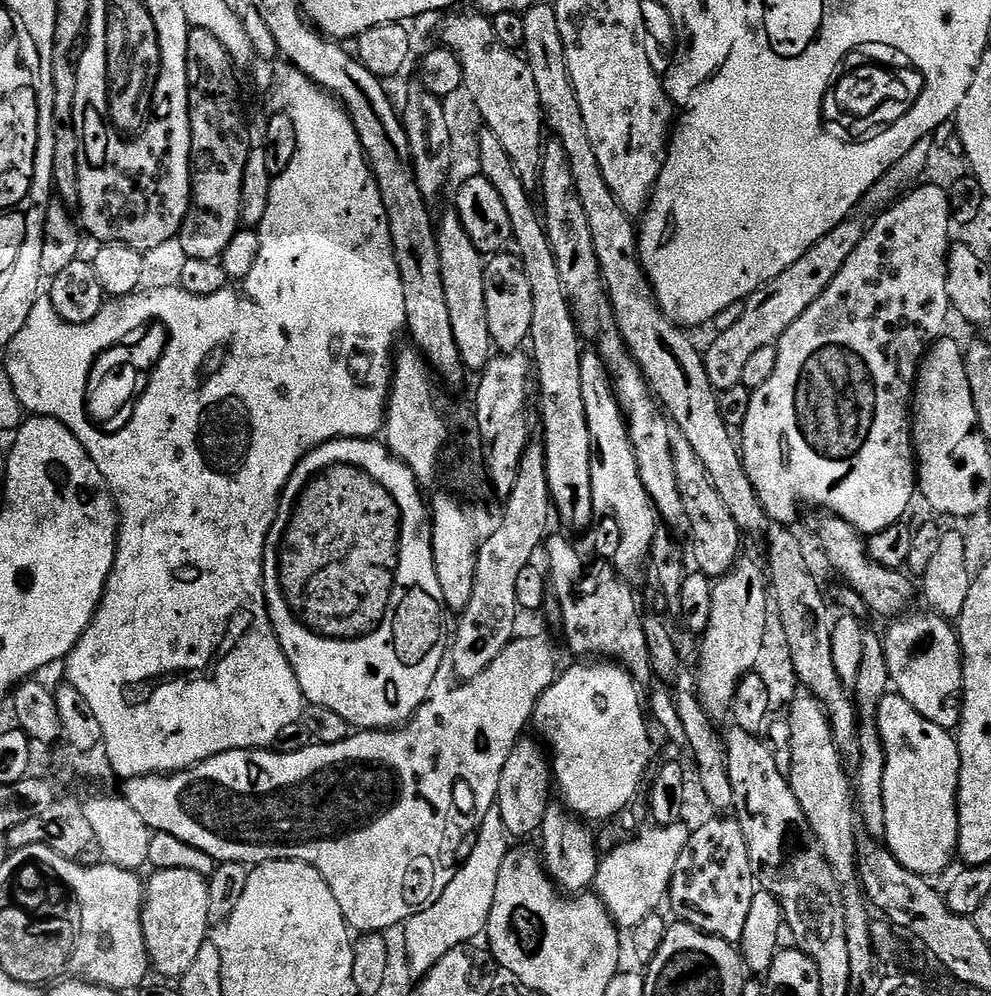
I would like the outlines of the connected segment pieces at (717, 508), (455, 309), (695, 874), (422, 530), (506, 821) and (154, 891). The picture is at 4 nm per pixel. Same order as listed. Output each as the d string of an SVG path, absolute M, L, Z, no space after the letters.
M683 440L679 441L672 449L672 456L676 466L677 490L680 492L680 512L688 519L688 536L692 539L695 567L709 578L719 578L737 559L741 530L734 518L730 518L730 510L726 510L722 498L718 498L718 490L714 490L705 467L689 444Z
M452 210L441 220L439 217L436 246L440 255L446 306L450 312L450 326L454 326L454 342L458 342L458 354L465 369L482 370L494 355L492 335L486 322L485 257L480 257L481 249L471 240L456 212Z
M730 816L716 817L720 818L712 818L689 833L673 870L668 904L681 921L734 946L743 941L746 916L756 893L755 873L740 824Z
M379 439L325 440L323 444L301 456L287 486L281 491L270 520L268 536L264 539L264 600L268 603L268 617L298 678L298 686L304 691L305 701L308 704L326 706L326 710L334 710L338 718L342 718L356 730L390 730L411 720L421 704L428 699L428 687L431 686L432 679L436 676L436 667L440 664L436 647L440 644L440 619L446 613L446 608L442 603L444 595L434 566L430 508L419 487L421 485L411 469Z
M517 739L508 750L508 757L500 771L500 779L494 797L498 811L498 820L509 837L528 836L539 829L543 821L544 811L548 808L550 797L550 760L545 749L535 739Z
M162 868L151 873L153 876L146 880L142 888L142 903L140 906L140 926L141 934L144 936L145 950L148 952L148 960L153 969L161 968L164 972L179 973L181 969L188 963L193 952L197 950L199 945L206 939L204 931L208 928L208 914L210 914L210 907L208 903L208 886L209 881L202 874L198 874L194 870L186 870L185 868Z

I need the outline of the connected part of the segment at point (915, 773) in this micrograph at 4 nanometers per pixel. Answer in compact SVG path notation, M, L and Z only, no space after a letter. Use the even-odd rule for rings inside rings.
M898 694L881 697L874 711L874 723L885 754L885 773L882 774L882 805L885 806L883 843L908 871L933 878L954 860L956 849L956 783L960 777L960 756L956 753L953 733L934 726Z

